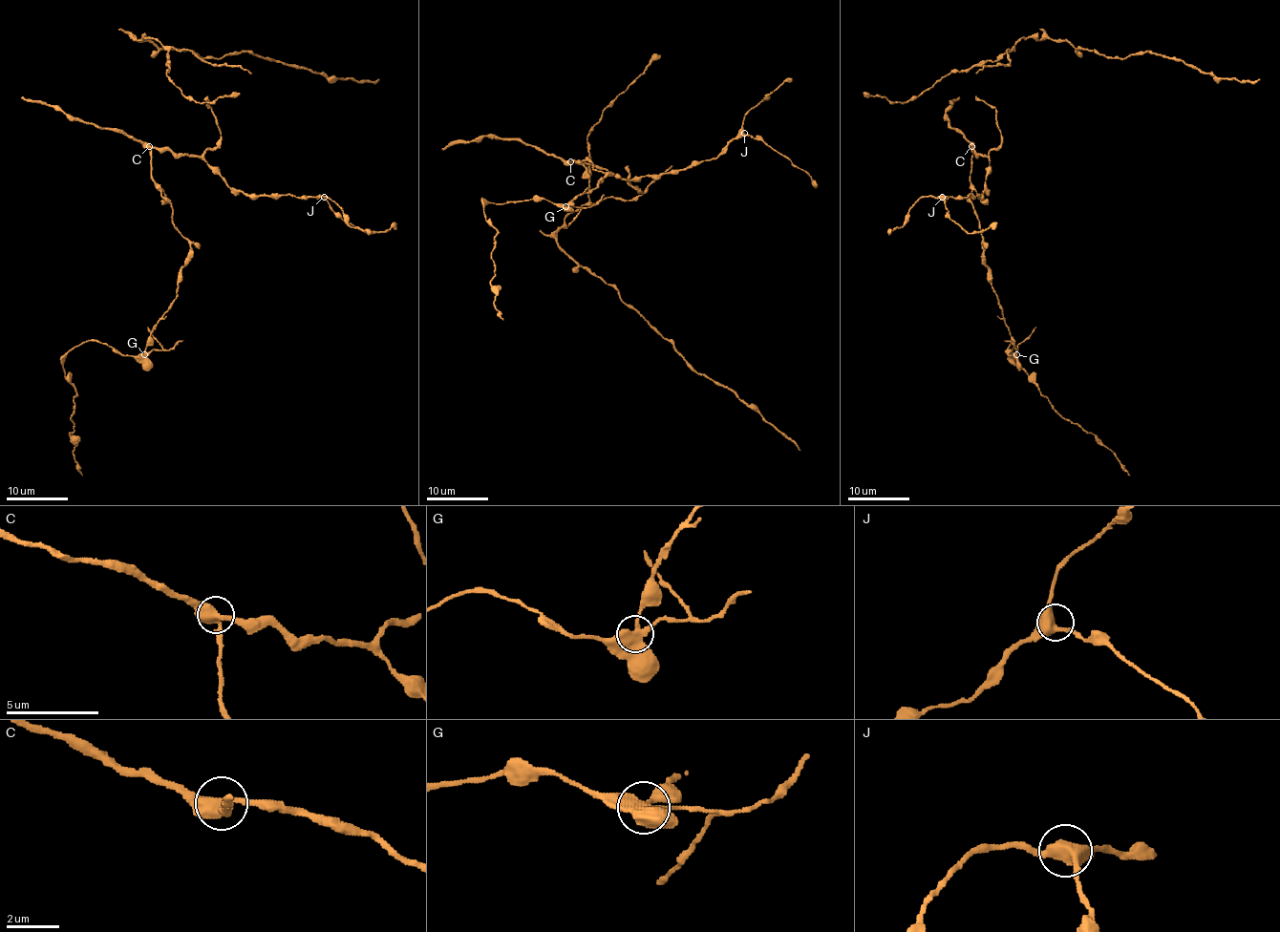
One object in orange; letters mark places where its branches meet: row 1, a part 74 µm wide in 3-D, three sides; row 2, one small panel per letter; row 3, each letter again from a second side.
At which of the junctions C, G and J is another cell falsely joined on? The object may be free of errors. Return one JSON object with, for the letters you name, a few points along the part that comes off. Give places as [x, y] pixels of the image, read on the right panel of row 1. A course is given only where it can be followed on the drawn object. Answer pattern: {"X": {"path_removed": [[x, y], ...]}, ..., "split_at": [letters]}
{"G": {"path_removed": [[1015, 354], [1008, 354], [1012, 340], [1015, 362], [1040, 394], [1065, 418], [1080, 425], [1105, 445], [1130, 476]]}, "split_at": ["G"]}

